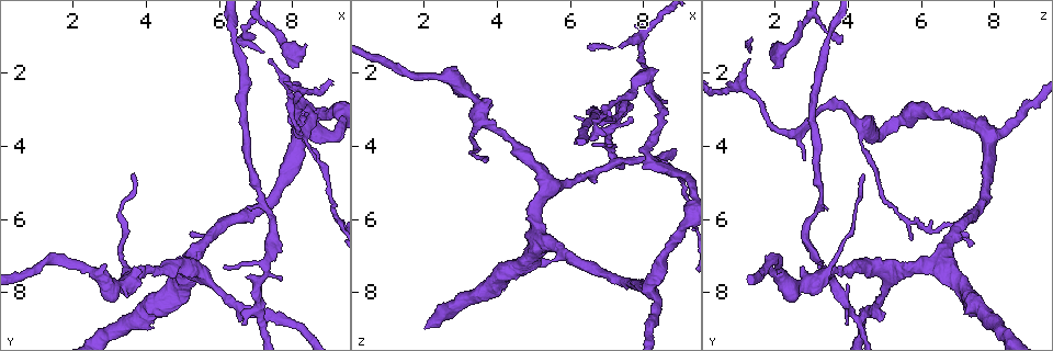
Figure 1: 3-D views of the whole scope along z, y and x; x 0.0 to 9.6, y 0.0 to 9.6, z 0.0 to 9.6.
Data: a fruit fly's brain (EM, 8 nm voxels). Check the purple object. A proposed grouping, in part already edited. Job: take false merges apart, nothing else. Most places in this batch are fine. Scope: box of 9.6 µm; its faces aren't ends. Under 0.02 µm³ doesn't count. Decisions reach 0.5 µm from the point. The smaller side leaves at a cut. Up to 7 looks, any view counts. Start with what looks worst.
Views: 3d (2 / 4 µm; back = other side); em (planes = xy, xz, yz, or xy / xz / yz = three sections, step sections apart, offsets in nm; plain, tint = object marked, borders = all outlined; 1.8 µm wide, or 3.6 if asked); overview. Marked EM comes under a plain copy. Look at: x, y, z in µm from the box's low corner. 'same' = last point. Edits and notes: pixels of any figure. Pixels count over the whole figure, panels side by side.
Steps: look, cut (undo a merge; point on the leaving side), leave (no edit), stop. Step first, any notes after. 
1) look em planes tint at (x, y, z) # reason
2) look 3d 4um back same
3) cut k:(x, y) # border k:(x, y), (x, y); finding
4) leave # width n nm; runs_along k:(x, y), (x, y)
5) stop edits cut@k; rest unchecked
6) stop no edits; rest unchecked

look em planes borders at (7.15, 8.65, 4.50) # four arms meet

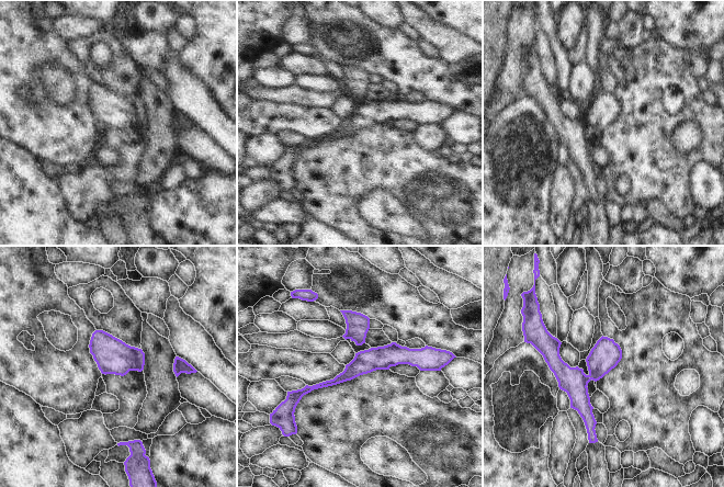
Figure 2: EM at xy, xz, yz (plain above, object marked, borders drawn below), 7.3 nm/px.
cut 2:(573, 381) # part_leaving 2:(549, 337), (592, 432); two neurons meet here

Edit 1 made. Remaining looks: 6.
look overview

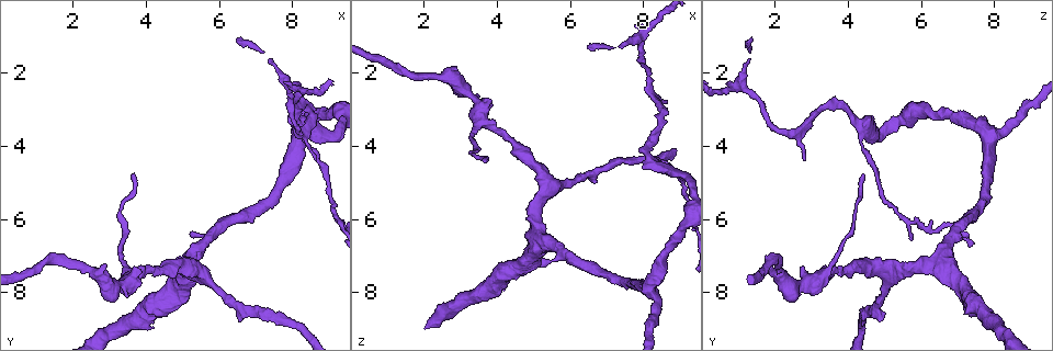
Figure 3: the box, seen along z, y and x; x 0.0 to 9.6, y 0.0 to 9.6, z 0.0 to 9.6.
look em planes tint at (8.50, 3.60, 4.60) # a fork

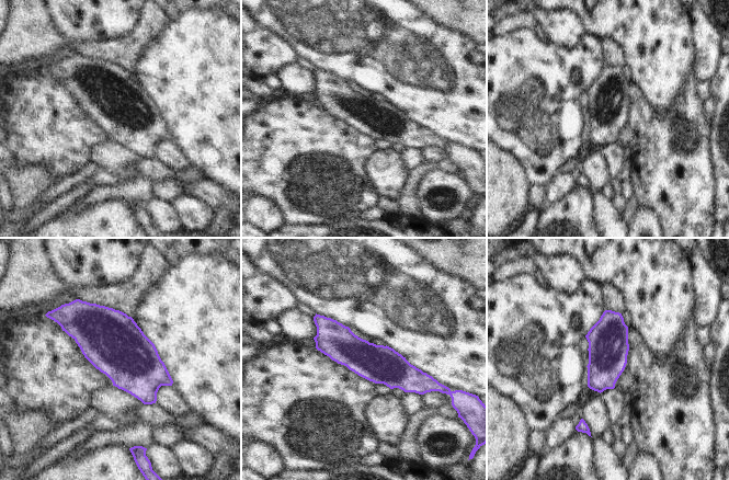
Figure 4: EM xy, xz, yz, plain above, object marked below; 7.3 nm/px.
leave # runs_along 4:(317, 318), (349, 350), (425, 384); all the same neuron

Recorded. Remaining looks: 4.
stop edits cut@2; rest unchecked

